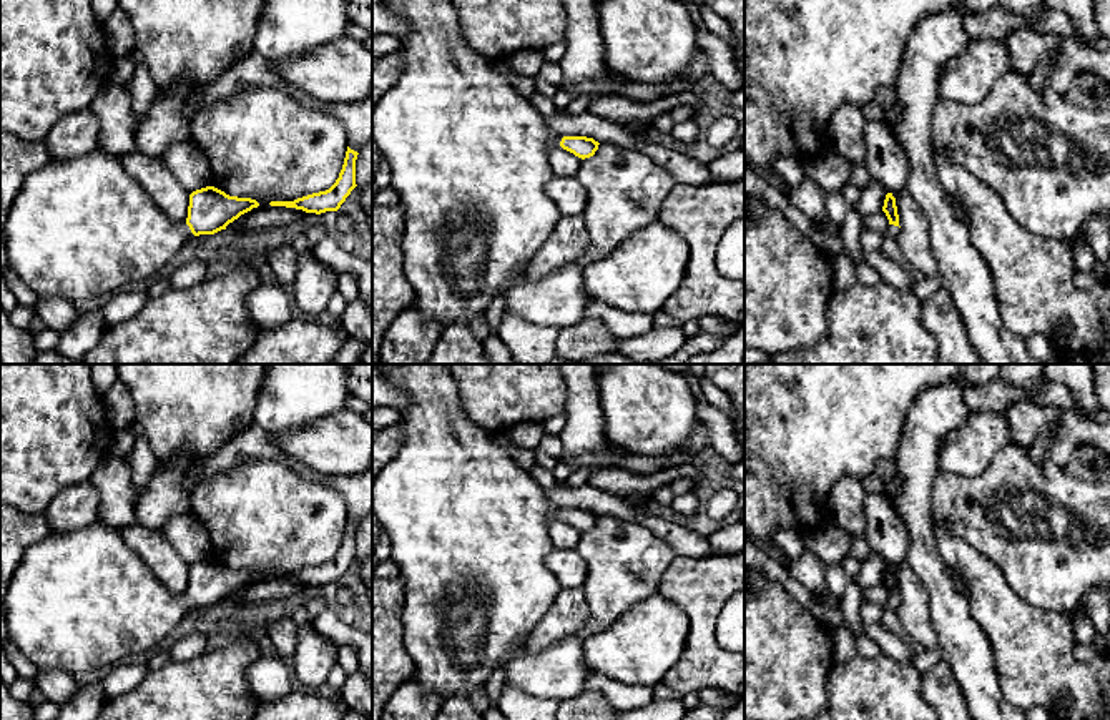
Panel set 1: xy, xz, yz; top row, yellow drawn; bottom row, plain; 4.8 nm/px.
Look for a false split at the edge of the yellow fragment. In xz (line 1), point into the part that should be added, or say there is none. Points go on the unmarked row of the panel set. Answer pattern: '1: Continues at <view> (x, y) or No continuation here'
1: Continues at xz (469, 529)

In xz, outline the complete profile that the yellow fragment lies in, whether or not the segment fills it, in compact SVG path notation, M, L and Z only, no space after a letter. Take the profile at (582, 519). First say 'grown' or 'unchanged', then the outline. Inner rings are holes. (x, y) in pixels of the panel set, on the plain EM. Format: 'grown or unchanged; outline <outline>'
grown; outline M444 364L376 367L407 397L400 412L402 447L372 481L372 510L390 539L390 560L405 584L400 614L404 647L425 693L442 700L469 698L474 690L485 688L489 677L515 645L525 648L537 622L562 590L558 579L545 565L545 557L553 549L548 522L557 517L585 532L595 527L600 515L587 509L553 507L545 491L495 442L497 434L467 417L457 384Z

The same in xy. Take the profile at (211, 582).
grown; outline M96 522L78 530L52 532L30 545L10 579L2 607L8 639L37 668L75 675L141 660L193 607L226 602L258 579L256 572L206 559L189 567L188 590L179 597L126 545L116 529Z

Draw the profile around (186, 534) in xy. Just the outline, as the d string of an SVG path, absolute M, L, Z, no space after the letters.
M193 510L171 519L161 534L186 564L211 559L211 539Z

